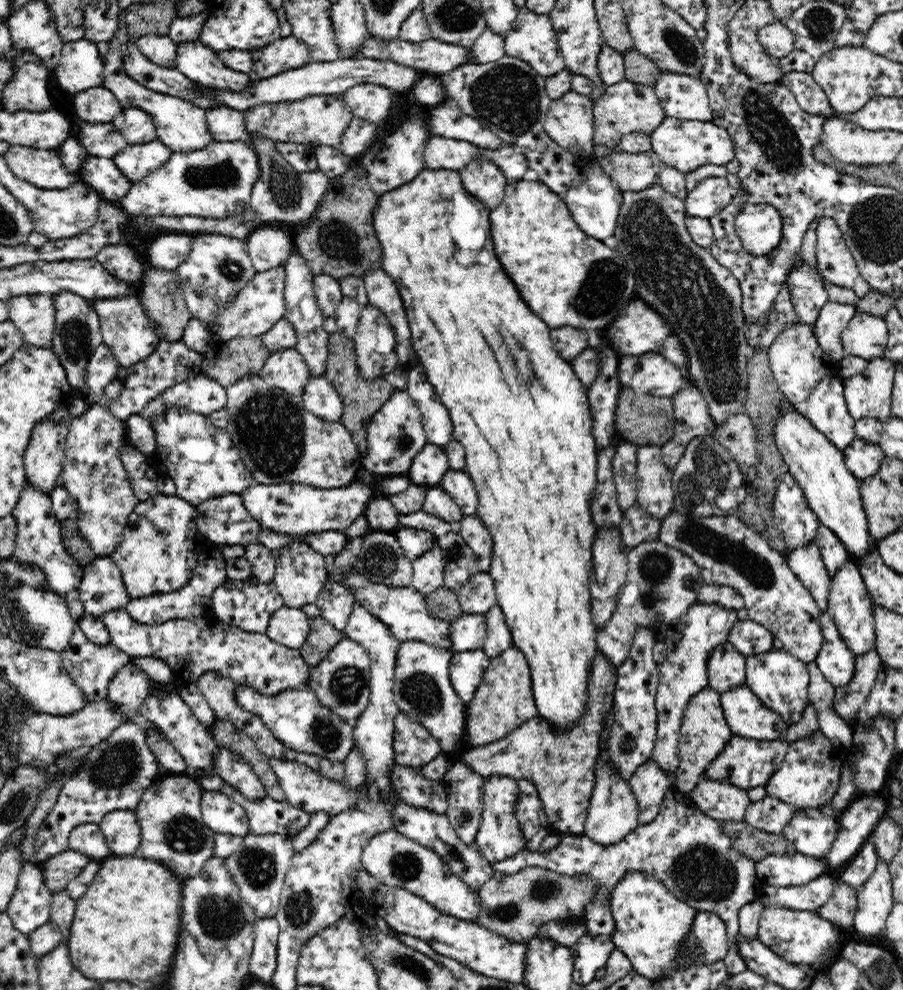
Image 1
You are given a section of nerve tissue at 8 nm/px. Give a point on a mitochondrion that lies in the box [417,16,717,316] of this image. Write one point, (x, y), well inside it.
(508, 97)

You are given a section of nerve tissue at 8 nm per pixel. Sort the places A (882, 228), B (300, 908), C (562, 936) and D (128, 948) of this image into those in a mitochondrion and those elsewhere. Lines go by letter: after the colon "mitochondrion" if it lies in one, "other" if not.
A: mitochondrion
B: mitochondrion
C: other
D: other

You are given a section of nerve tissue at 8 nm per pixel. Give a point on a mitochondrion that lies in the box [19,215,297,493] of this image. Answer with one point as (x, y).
(75, 335)

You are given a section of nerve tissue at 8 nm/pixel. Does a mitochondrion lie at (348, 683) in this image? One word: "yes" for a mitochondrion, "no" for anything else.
yes

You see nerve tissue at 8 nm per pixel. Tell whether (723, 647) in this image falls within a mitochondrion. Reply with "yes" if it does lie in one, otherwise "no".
no

